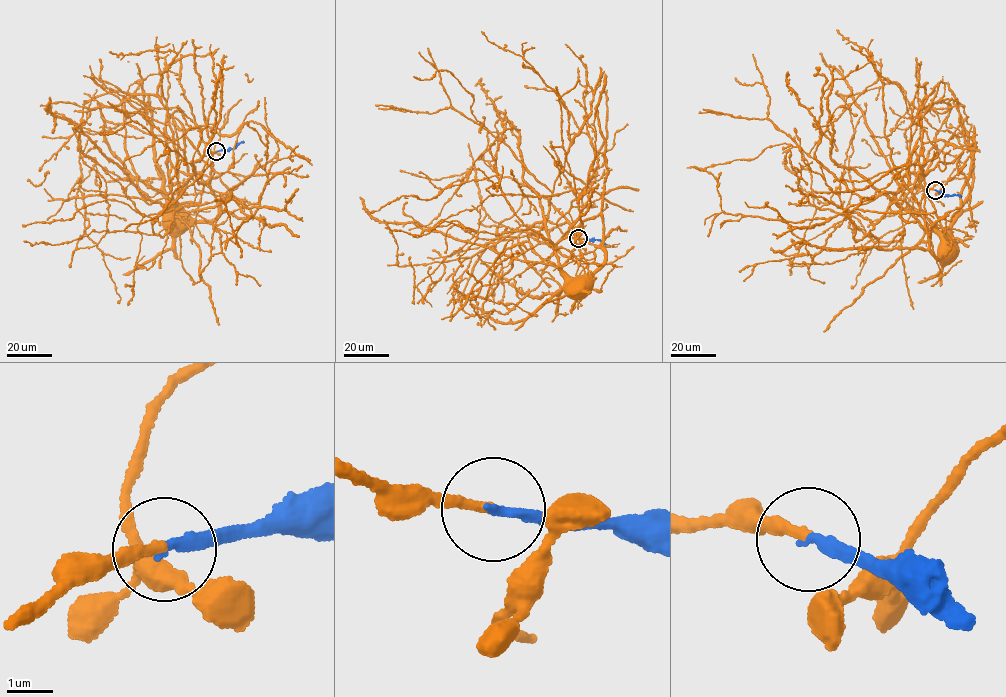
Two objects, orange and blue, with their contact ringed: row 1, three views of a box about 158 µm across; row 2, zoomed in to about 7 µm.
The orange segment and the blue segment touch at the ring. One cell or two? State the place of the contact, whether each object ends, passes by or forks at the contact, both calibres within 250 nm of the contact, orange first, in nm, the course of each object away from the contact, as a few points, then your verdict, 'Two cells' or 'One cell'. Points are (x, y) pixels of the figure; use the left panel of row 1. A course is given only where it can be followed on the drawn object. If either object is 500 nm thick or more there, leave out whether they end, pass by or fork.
Place: (216, 151). At the ring orange passes by. At the ring blue ends. Thickness 150 nm (orange) against 220 nm. Course of orange: (215, 151), (201, 156), (214, 172), (202, 191), (195, 221), (184, 229), (182, 224). Course of blue: (215, 151), (235, 148), (244, 142). One cell

